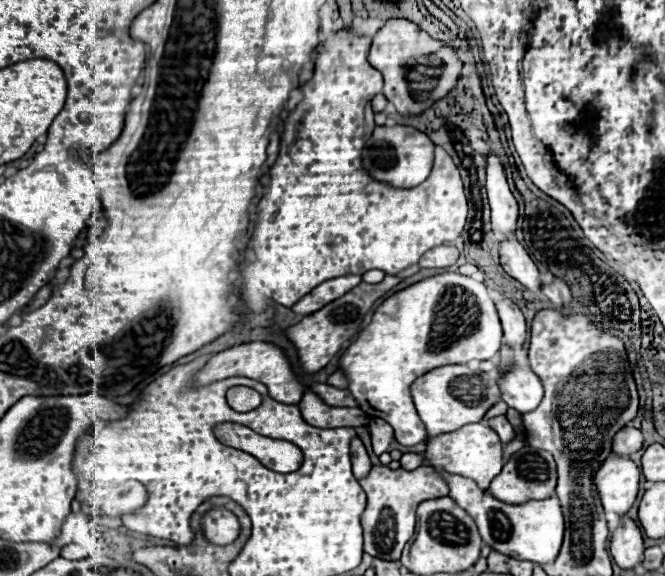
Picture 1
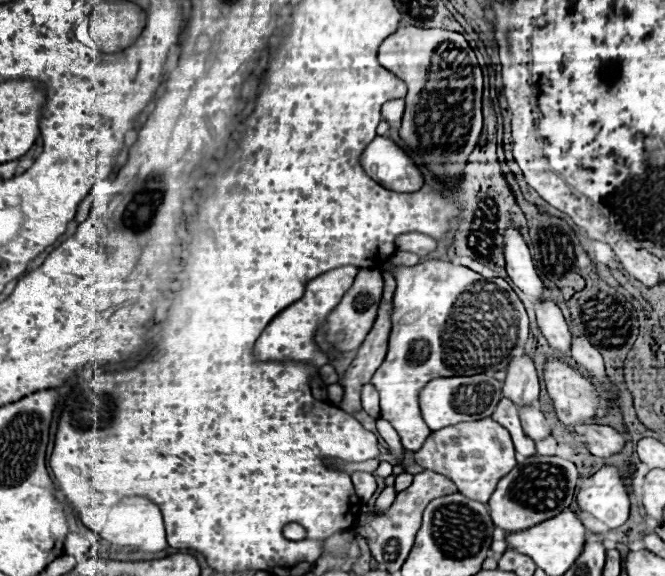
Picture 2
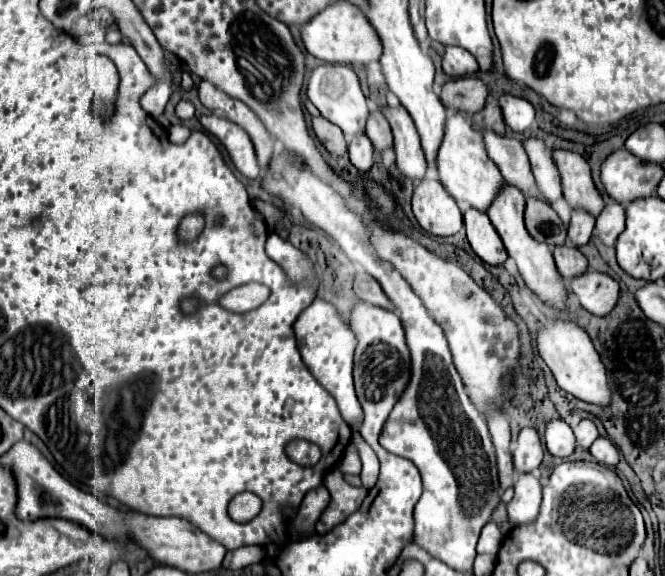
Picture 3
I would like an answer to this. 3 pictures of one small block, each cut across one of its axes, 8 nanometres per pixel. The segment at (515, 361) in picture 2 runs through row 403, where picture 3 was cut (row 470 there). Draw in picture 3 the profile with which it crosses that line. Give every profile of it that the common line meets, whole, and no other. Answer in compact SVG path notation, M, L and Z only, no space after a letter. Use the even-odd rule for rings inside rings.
M524 428L518 436L516 450L512 452L514 470L518 474L538 470L538 466L542 462L542 454L544 454L544 450L542 450L542 444L540 444L540 438L538 438L536 430L534 428Z

